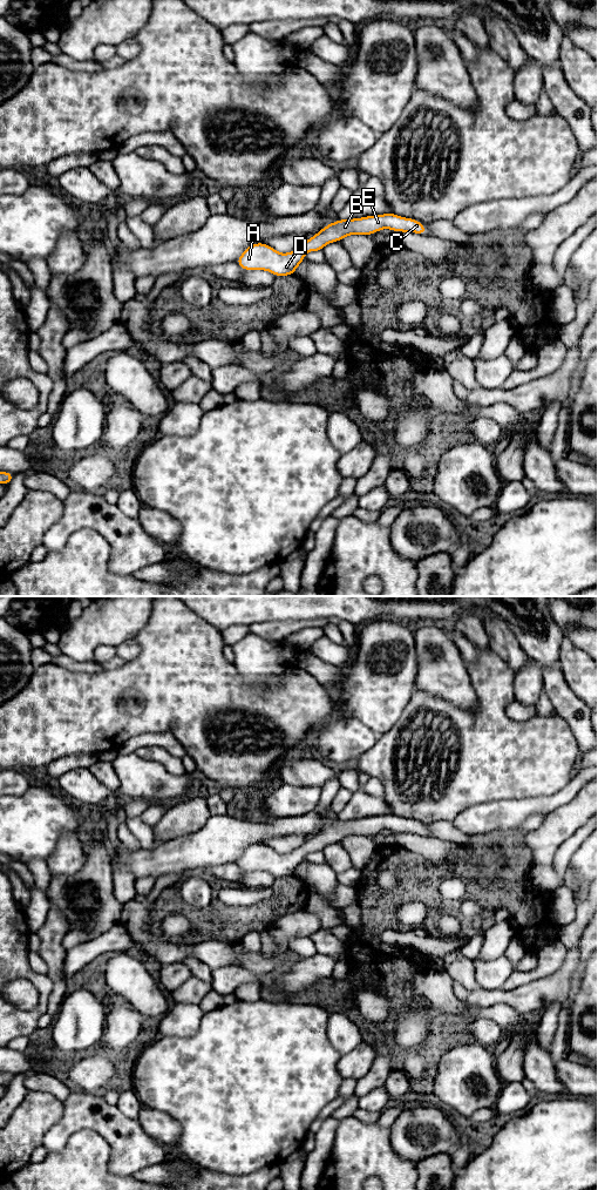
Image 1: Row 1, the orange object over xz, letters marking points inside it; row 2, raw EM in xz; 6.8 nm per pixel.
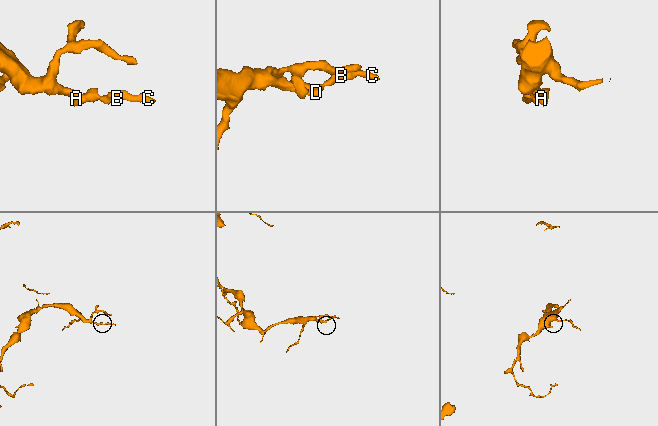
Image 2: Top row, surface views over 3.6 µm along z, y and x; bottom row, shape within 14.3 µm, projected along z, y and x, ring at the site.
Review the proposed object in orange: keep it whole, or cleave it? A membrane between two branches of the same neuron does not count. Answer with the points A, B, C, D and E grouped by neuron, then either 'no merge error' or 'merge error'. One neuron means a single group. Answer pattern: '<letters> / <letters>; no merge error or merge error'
A B C D E; no merge error

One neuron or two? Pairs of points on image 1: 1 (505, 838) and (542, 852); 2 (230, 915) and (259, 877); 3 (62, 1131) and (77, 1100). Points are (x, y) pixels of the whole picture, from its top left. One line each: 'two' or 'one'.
1: two
2: two
3: one

